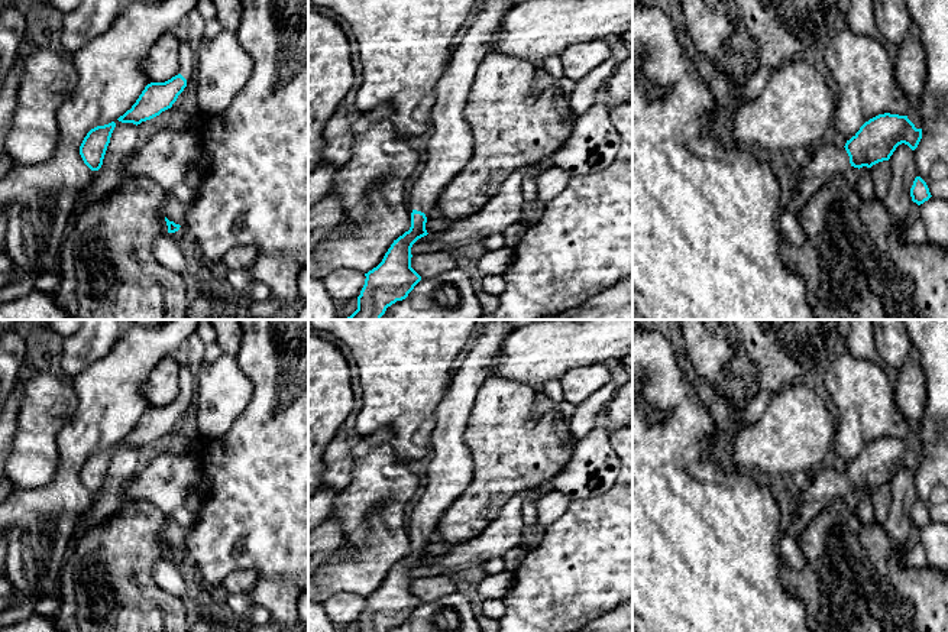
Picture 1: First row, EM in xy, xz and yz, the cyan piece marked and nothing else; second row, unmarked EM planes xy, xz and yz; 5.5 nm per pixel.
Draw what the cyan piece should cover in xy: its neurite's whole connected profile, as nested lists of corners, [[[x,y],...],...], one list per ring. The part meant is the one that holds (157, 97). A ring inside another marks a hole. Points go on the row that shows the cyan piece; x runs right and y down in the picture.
[[[181,74],[165,82],[151,82],[145,87],[132,108],[117,120],[122,123],[133,123],[136,126],[151,120],[171,108],[185,87],[187,80]]]

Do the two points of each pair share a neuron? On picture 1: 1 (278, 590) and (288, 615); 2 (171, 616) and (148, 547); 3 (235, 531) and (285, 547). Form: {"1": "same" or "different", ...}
{"1": "same", "2": "same", "3": "same"}

